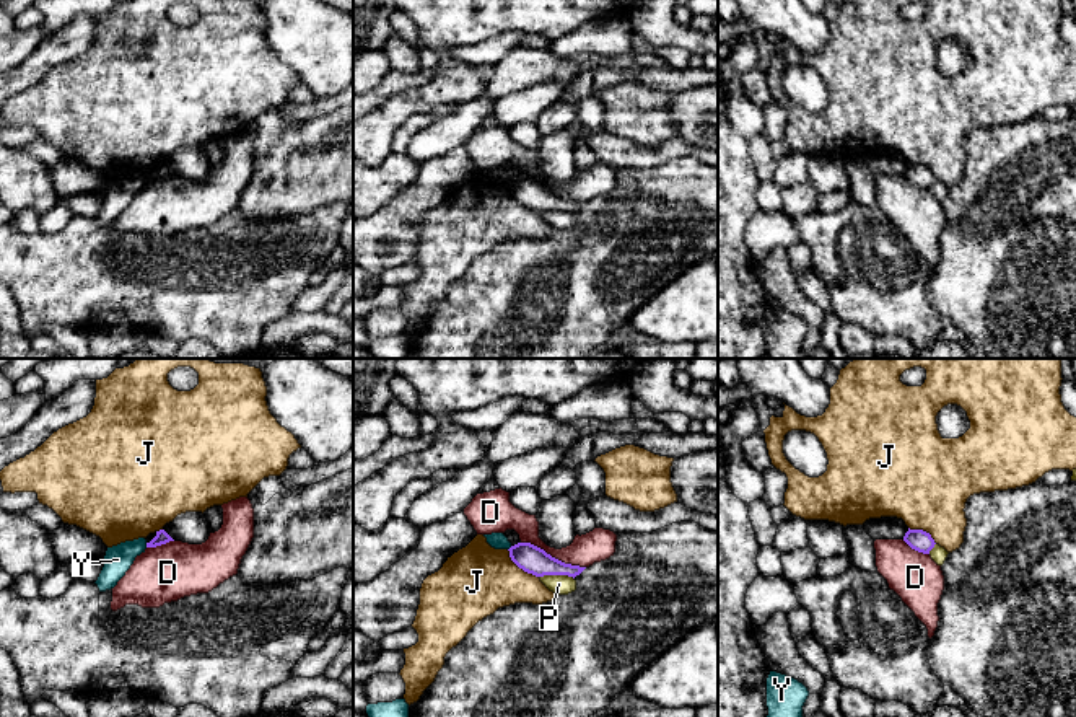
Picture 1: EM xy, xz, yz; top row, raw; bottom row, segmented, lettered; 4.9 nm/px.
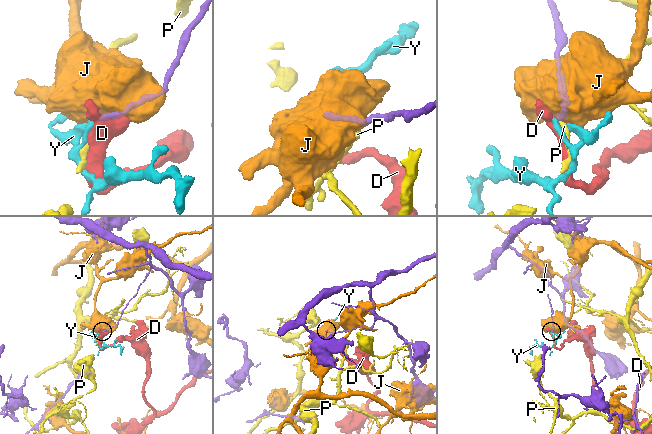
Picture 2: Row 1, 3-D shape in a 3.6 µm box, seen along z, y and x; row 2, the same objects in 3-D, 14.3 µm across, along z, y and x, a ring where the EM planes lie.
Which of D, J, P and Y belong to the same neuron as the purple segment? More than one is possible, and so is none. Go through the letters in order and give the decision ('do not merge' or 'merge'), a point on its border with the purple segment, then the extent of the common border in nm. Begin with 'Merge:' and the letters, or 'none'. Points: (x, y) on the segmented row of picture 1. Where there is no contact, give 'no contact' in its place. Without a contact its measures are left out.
Merge: none
D: do not merge; contact xz (554, 558); length 340 nm
J: do not merge; contact xz (520, 567); length 220 nm
P: do not merge; contact xz (557, 574); length 180 nm
Y: do not merge; contact xy (147, 545); length 30 nm

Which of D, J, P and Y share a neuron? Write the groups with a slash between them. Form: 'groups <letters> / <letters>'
groups D / J / P Y

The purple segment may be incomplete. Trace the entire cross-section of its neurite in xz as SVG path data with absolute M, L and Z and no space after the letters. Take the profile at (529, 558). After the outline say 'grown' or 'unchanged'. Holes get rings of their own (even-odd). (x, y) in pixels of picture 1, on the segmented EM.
M518 543L511 546L508 551L511 561L519 569L536 577L568 575L575 578L586 569L580 565L565 564L531 543Z; unchanged

